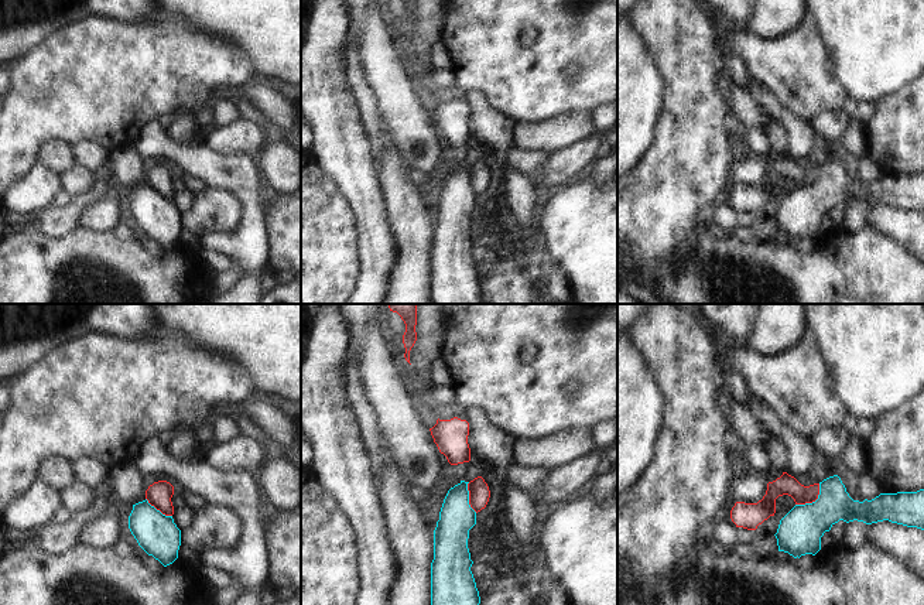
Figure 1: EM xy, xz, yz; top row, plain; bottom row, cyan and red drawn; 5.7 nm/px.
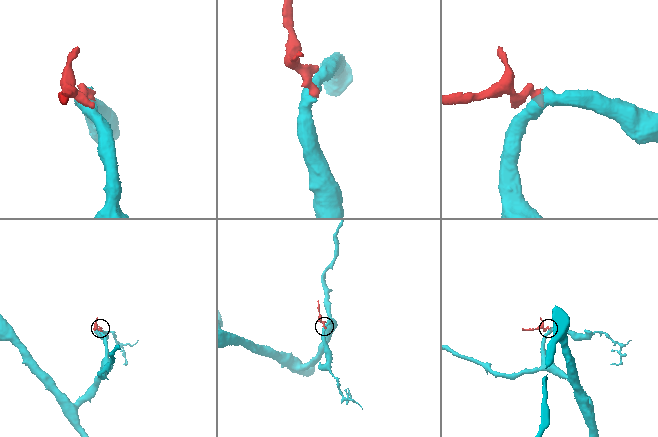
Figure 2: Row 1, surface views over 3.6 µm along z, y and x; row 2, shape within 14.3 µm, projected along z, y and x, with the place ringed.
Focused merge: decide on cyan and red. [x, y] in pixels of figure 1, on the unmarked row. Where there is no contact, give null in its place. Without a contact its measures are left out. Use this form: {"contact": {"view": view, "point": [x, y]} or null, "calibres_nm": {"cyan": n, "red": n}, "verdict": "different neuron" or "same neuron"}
{"contact": {"view": "yz", "point": [813, 185]}, "calibres_nm": {"cyan": 240, "red": 110}, "verdict": "different neuron"}

